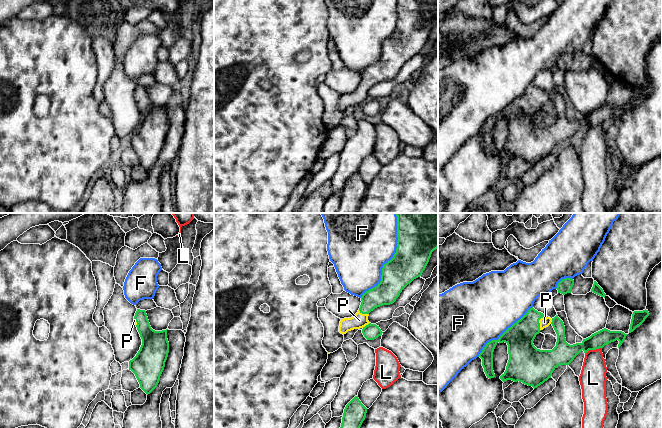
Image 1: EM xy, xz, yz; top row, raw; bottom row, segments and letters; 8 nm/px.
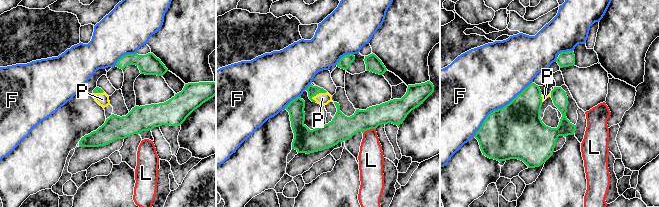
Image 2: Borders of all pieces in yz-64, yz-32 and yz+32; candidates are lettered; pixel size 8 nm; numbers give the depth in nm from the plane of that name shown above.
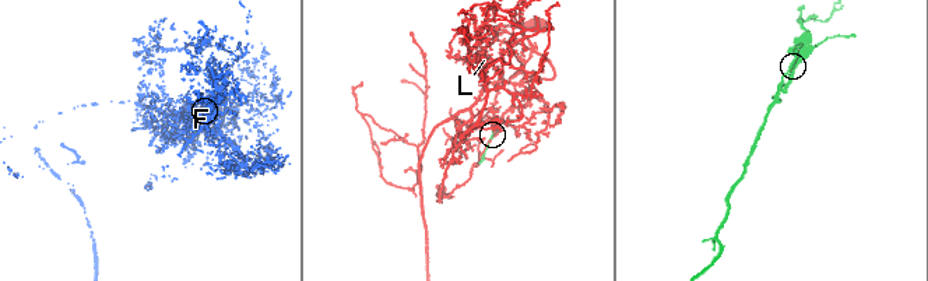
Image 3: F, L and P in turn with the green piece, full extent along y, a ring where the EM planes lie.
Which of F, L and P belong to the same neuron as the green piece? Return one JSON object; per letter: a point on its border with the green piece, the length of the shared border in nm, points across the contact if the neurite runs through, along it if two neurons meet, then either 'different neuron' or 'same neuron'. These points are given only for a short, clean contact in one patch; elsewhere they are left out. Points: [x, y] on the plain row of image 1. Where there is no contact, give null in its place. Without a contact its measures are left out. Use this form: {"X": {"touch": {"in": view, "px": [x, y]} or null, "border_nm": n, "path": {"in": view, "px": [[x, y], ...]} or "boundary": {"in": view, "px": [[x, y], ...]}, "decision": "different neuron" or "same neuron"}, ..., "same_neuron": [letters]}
{"F": {"touch": {"in": "xz", "px": [387, 38]}, "border_nm": 650, "decision": "different neuron"}, "L": {"touch": {"in": "yz", "px": [593, 125]}, "border_nm": 150, "decision": "different neuron"}, "P": {"touch": {"in": "yz", "px": [538, 97]}, "border_nm": 130, "path": {"in": "yz", "px": [[519, 113], [538, 97], [544, 98]]}, "decision": "same neuron"}, "same_neuron": ["P"]}

